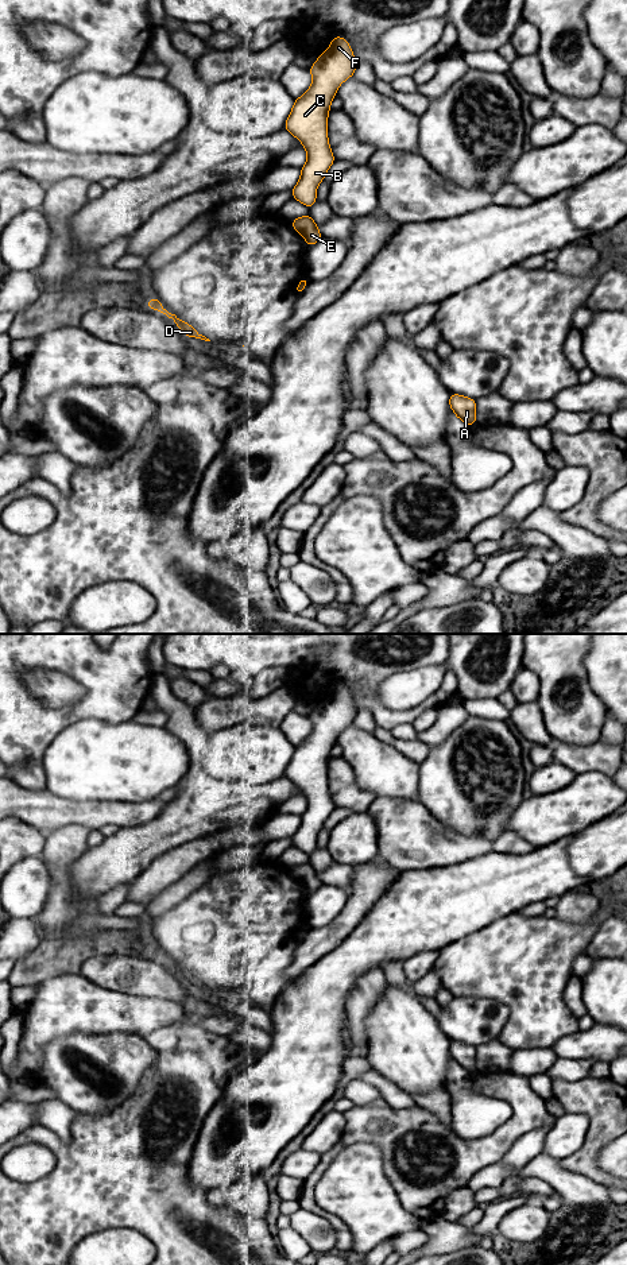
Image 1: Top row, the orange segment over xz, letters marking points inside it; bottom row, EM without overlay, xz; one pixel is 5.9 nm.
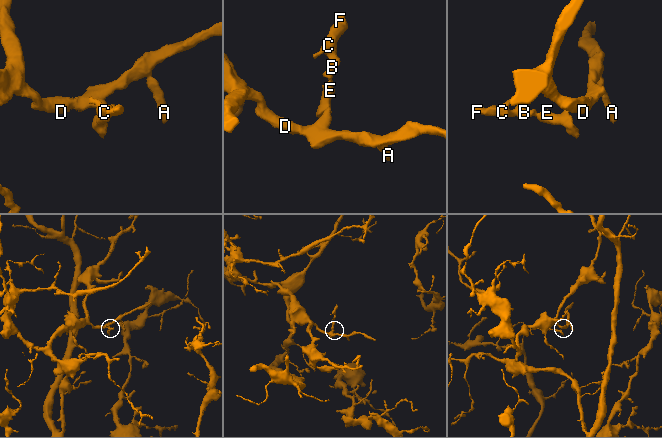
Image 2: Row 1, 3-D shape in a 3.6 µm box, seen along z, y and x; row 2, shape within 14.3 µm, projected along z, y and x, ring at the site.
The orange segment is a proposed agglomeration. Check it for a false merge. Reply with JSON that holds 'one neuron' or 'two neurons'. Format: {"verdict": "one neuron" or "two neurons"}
{"verdict": "two neurons"}

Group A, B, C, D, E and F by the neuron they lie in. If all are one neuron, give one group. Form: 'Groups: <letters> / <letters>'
Groups: A D / B C E F

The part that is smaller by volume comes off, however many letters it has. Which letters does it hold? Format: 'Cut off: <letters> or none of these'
Cut off: B, C, E, F

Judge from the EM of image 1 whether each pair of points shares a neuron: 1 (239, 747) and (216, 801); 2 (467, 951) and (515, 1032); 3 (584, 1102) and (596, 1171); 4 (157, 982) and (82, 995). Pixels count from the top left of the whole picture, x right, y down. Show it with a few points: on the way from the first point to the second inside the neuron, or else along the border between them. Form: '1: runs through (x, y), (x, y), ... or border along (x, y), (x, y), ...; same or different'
1: border along (208, 774), (221, 780), (240, 780), (256, 785); different
2: runs through (487, 971), (507, 991), (515, 1004), (515, 1012); same
3: runs through (595, 1120), (592, 1153); same
4: border along (81, 975), (109, 990), (140, 997); different

